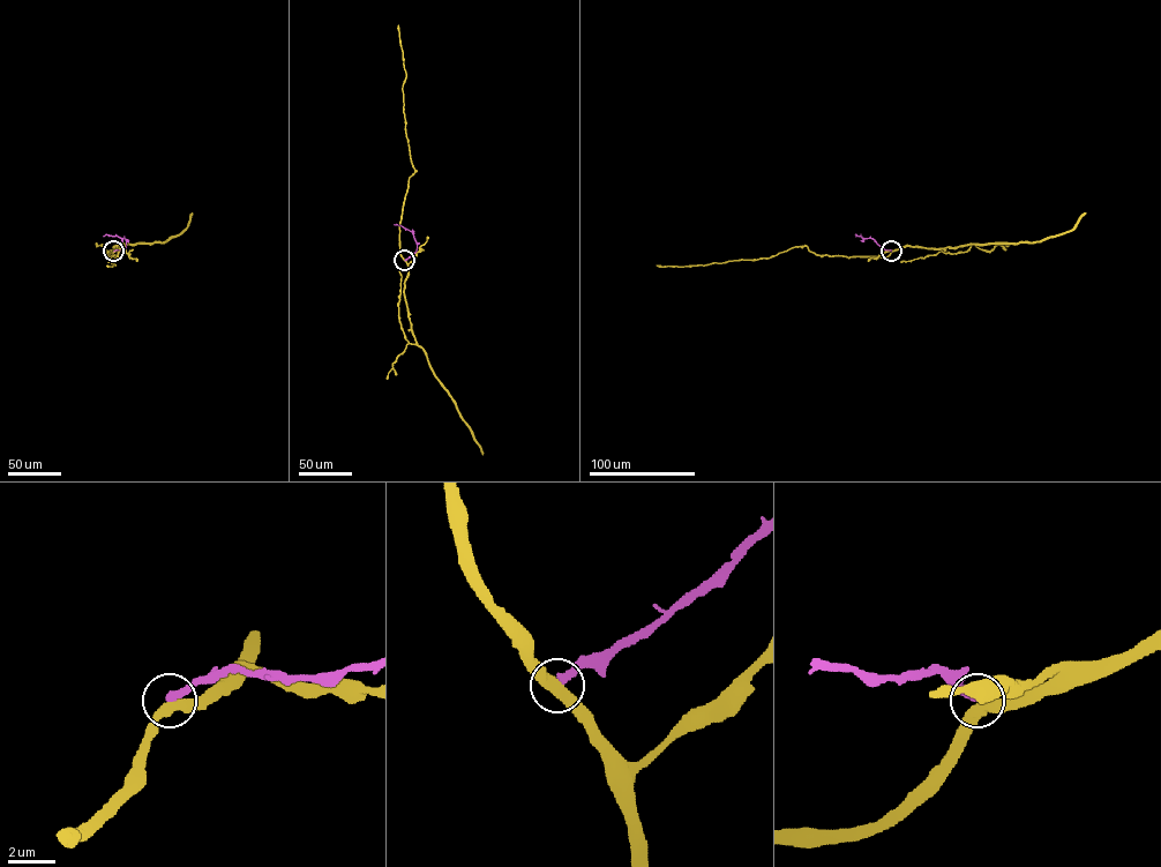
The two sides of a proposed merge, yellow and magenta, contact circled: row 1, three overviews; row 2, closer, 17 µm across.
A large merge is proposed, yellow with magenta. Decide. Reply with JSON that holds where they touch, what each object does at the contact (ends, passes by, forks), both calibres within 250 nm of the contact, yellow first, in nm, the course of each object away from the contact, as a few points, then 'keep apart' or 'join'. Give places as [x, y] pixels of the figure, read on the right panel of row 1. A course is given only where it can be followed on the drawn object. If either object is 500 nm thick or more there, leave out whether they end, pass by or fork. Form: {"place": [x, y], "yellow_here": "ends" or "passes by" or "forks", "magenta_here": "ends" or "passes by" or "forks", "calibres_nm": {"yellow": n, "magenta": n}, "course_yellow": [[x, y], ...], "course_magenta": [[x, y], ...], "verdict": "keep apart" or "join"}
{"place": [891, 251], "yellow_here": "passes by", "magenta_here": "ends", "calibres_nm": {"yellow": 440, "magenta": 360}, "course_yellow": [[891, 251], [886, 256], [829, 255], [816, 254], [807, 246], [800, 246], [768, 258], [688, 266], [657, 266]], "course_magenta": [[891, 251], [870, 238], [855, 236]], "verdict": "keep apart"}

